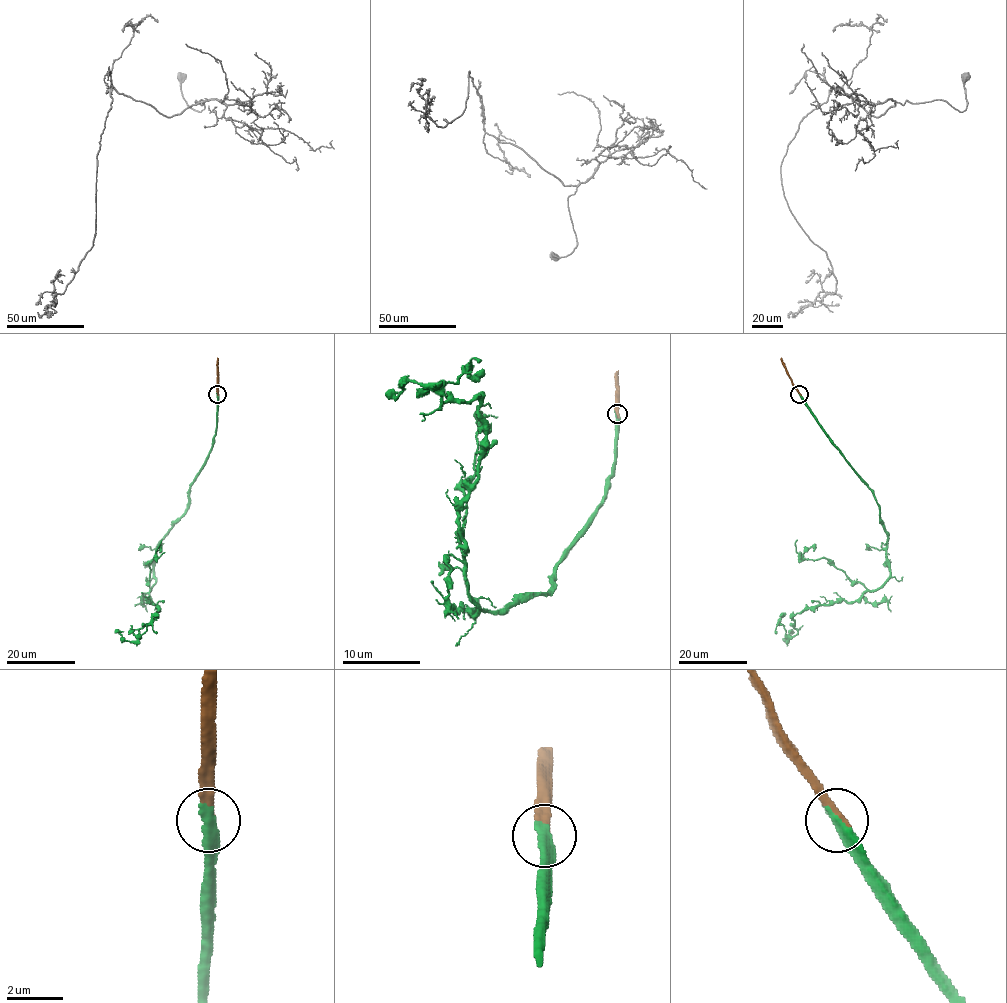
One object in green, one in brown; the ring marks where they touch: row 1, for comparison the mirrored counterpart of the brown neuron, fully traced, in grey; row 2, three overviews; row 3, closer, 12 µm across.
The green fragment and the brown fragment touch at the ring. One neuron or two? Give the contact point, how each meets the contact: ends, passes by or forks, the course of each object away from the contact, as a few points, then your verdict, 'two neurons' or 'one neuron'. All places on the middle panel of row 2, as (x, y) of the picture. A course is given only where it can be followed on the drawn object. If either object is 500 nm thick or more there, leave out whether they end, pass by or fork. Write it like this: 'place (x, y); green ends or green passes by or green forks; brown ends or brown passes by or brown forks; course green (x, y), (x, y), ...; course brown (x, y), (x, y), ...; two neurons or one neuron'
place (617, 414); green ends; brown ends; course green (617, 414), (610, 486), (553, 583), (472, 616), (458, 527), (486, 422), (476, 399), (441, 403), (484, 370); course brown (617, 414), (615, 372); one neuron

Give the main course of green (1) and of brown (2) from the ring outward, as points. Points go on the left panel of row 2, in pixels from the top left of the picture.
1: (218, 394), (214, 443), (186, 513), (160, 541), (147, 602), (159, 609), (140, 636), (158, 615)
2: (218, 394), (217, 358)

